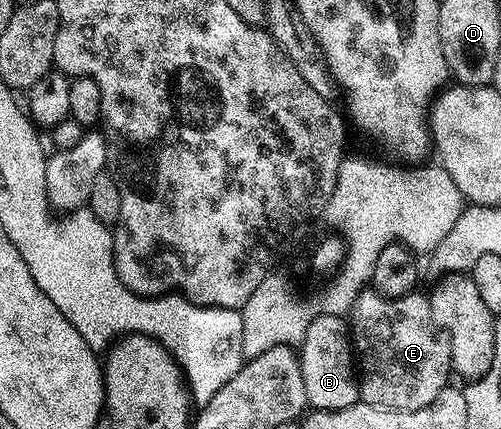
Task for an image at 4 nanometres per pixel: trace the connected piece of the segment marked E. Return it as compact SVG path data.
M365 289L353 301L349 312L349 334L353 358L357 364L360 400L385 409L425 409L452 378L451 351L433 321L431 300L426 294L412 293L400 299L385 299L376 291Z

